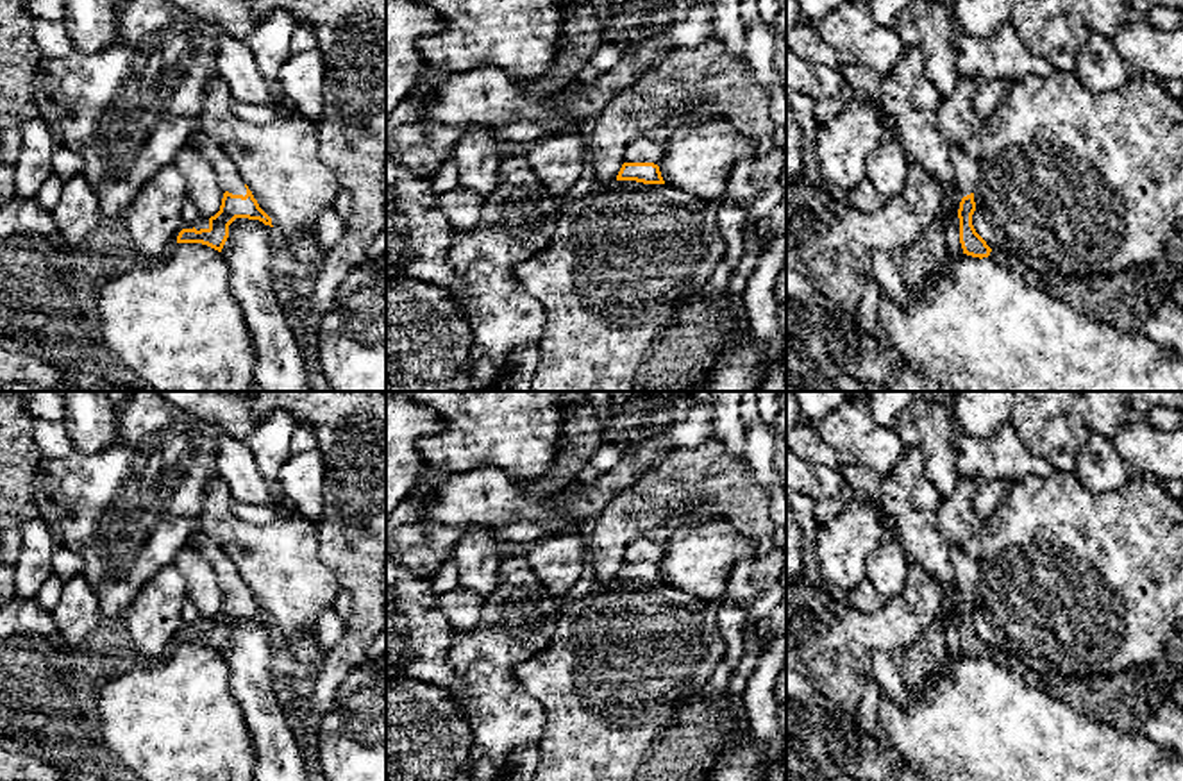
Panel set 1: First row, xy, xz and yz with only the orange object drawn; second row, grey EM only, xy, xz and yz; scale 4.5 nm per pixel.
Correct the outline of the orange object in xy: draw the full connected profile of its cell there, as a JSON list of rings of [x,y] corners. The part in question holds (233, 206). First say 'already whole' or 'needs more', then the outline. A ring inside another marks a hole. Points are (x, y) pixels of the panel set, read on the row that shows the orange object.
needs more; [[[195,130],[188,143],[214,168],[223,198],[220,211],[209,218],[207,229],[182,229],[177,236],[177,243],[202,243],[222,252],[229,238],[229,225],[236,218],[259,220],[273,227],[272,218],[259,207],[239,172],[222,148],[209,141],[200,130]]]

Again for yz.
needs more; [[[951,148],[951,161],[954,168],[956,184],[963,193],[963,198],[958,209],[960,243],[961,243],[963,254],[979,257],[979,259],[988,257],[992,248],[976,232],[972,225],[972,214],[976,211],[974,191],[979,181],[979,161],[967,155],[960,148]]]

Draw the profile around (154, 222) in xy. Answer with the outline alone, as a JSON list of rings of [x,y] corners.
[[[175,163],[138,191],[123,220],[141,257],[157,261],[175,247],[184,229],[180,206],[186,197],[188,184]]]

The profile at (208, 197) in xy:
[[[186,143],[173,163],[180,170],[188,184],[188,197],[202,213],[204,220],[209,220],[220,211],[222,206],[222,188],[211,163],[202,157],[189,143]]]

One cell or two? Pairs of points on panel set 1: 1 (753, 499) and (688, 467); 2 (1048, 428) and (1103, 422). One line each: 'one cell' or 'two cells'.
1: one cell
2: one cell

